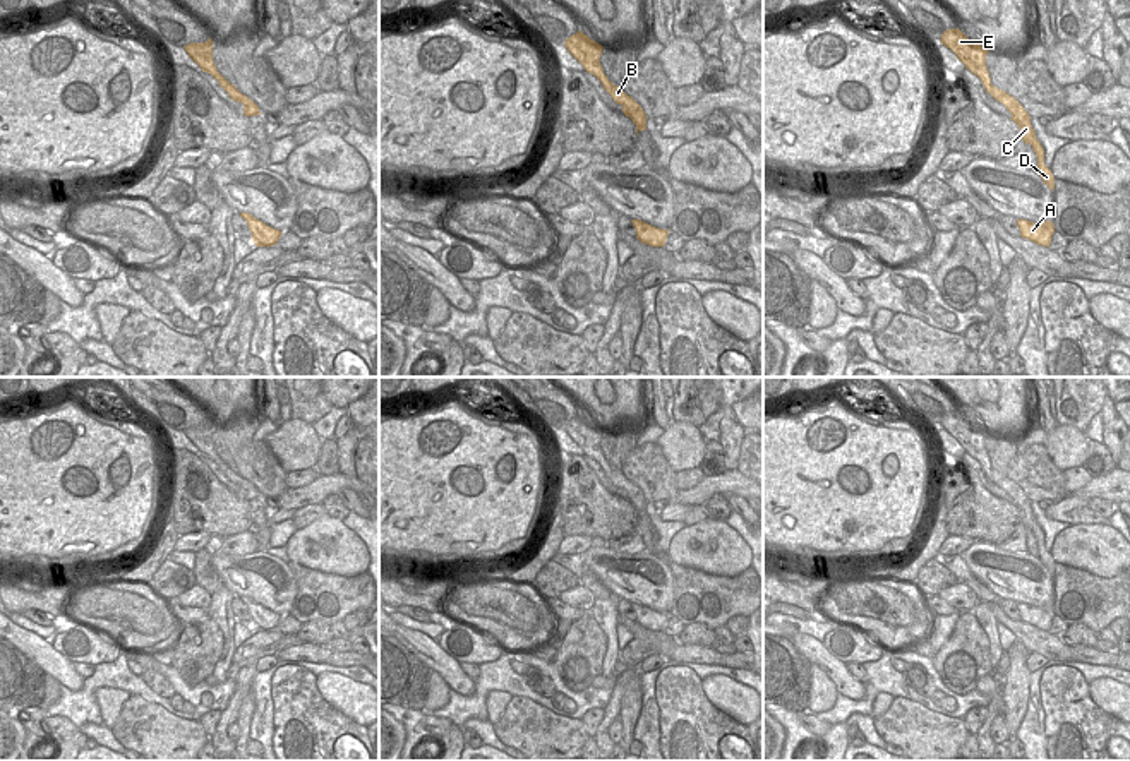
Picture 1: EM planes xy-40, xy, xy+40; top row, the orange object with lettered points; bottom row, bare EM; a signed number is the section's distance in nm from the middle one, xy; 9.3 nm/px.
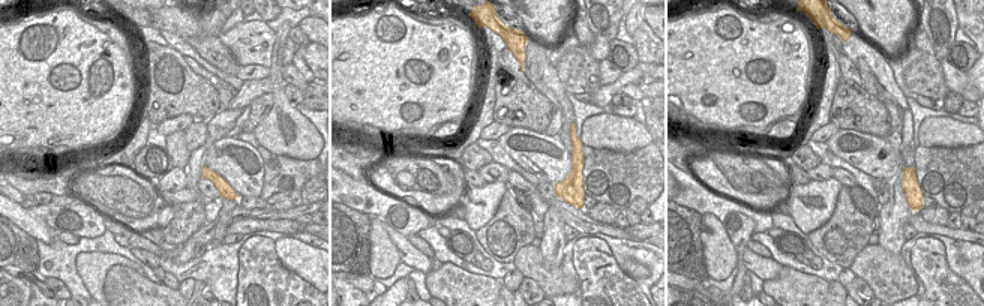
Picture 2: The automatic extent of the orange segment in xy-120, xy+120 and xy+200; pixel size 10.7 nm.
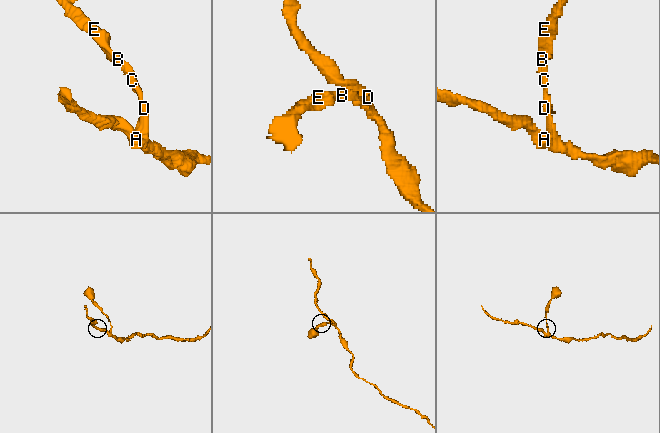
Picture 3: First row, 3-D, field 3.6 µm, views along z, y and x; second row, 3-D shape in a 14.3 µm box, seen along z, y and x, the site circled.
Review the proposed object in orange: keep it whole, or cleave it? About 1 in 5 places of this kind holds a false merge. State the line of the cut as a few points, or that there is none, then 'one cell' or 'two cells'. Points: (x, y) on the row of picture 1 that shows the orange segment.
no cut; one cell

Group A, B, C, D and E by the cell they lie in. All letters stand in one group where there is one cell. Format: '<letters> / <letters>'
A B C D E

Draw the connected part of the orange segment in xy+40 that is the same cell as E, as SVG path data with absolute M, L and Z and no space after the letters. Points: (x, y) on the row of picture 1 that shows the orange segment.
M959 27L947 29L941 34L941 45L950 48L965 65L965 69L969 69L974 75L981 79L986 93L989 93L996 101L1007 106L1007 110L1012 113L1010 120L1013 120L1020 129L1022 141L1025 144L1031 144L1036 153L1039 177L1051 190L1055 190L1055 177L1051 170L1044 165L1044 149L1031 125L1029 113L1013 96L991 84L991 77L986 67L986 55L989 50L983 45L972 43Z

